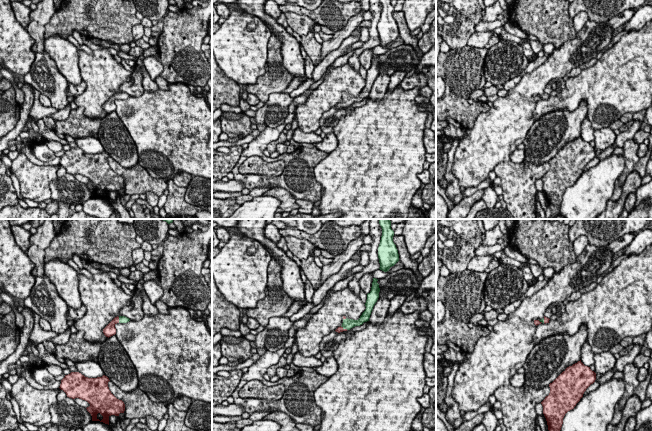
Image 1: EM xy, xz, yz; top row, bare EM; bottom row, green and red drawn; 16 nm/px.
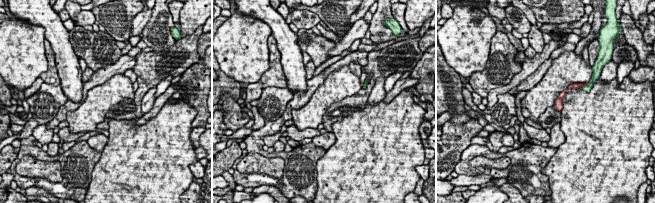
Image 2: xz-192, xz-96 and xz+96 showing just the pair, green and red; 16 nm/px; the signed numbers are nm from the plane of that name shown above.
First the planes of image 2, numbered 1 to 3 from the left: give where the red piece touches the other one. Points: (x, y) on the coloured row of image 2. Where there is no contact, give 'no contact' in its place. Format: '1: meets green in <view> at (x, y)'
1: no contact
2: no contact
3: meets green in xz+96 at (585, 86)

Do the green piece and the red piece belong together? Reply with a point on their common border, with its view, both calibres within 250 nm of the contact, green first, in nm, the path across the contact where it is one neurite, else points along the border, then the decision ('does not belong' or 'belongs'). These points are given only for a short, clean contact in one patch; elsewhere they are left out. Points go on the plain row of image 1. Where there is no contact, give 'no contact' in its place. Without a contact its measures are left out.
xy (119, 96) | 130/190 nm | belongs

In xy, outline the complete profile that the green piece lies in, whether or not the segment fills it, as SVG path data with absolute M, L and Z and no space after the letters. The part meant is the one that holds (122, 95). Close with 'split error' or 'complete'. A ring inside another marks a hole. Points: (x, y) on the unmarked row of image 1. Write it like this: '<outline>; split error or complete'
M117 92L115 93L104 105L103 105L103 109L106 113L111 113L113 111L116 110L116 104L115 101L117 99L127 99L129 98L130 95L125 93L125 92Z; split error

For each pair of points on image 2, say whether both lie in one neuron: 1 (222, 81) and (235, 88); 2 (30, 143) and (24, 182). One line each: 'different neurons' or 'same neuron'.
1: same neuron
2: same neuron

